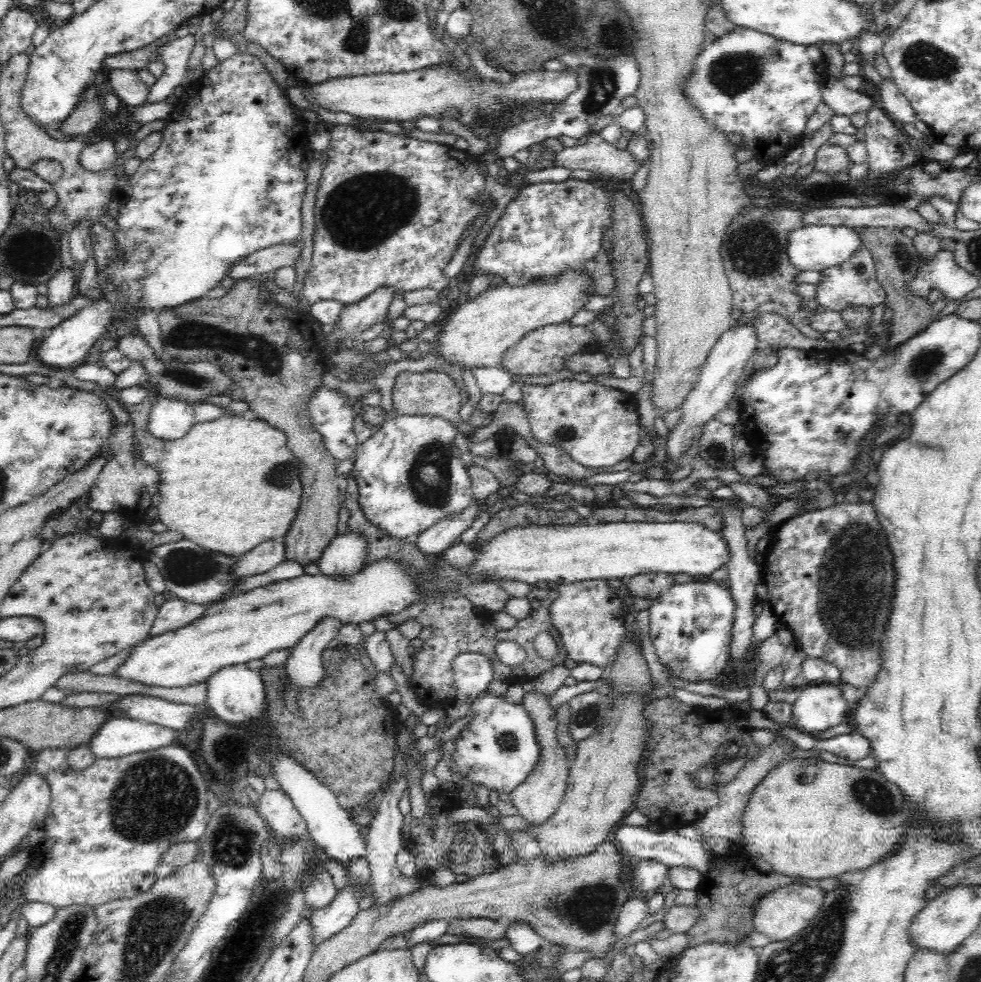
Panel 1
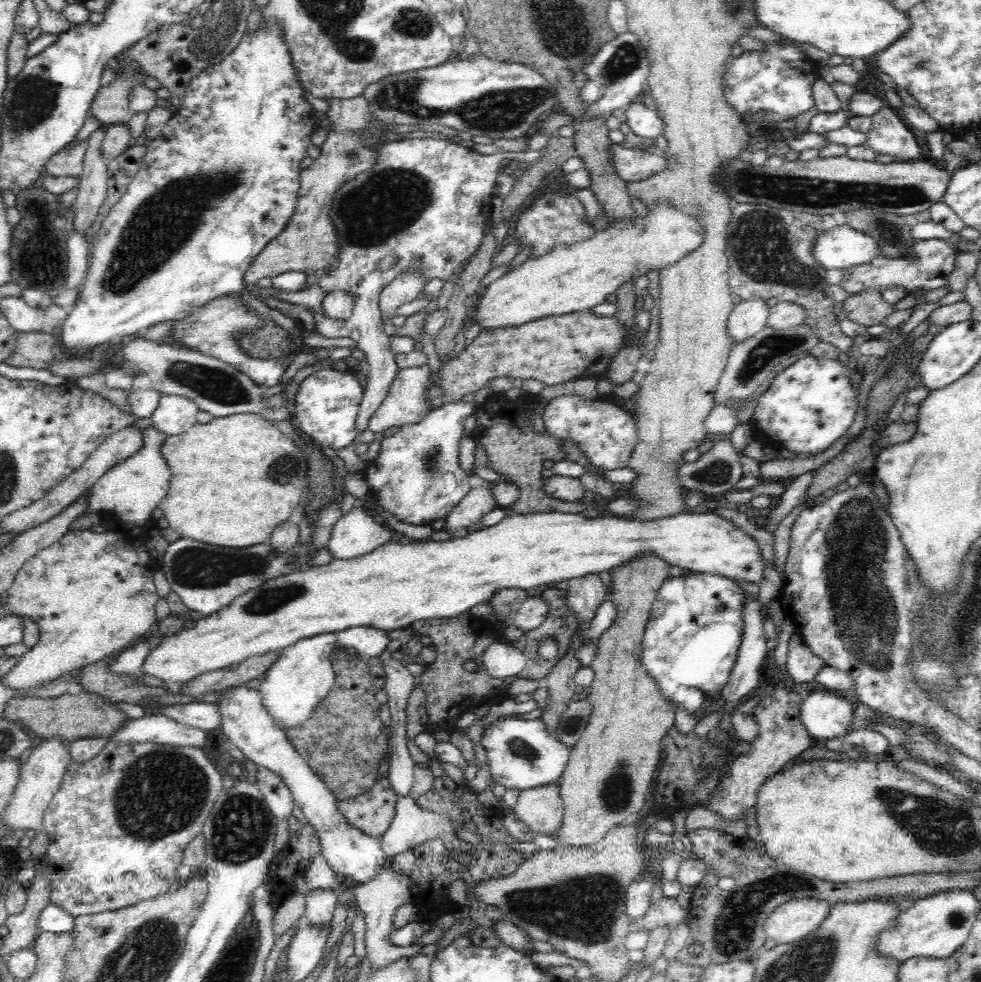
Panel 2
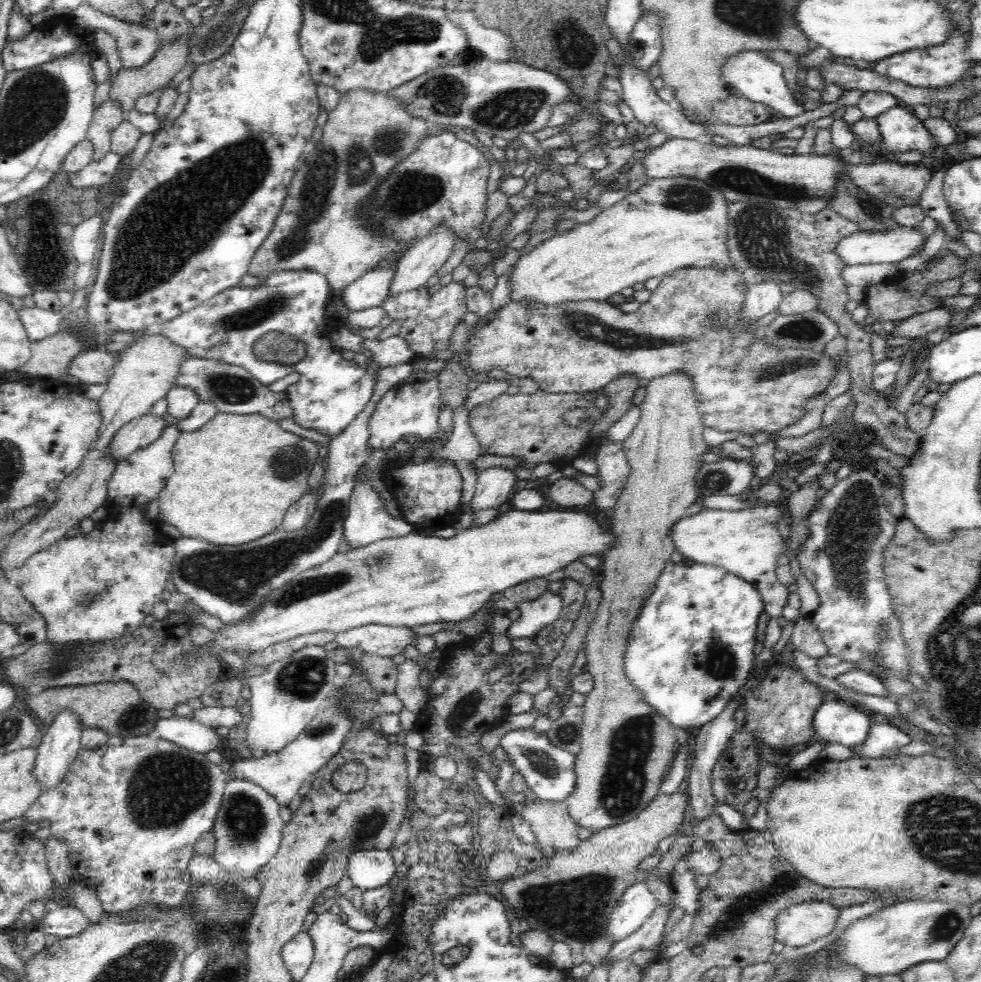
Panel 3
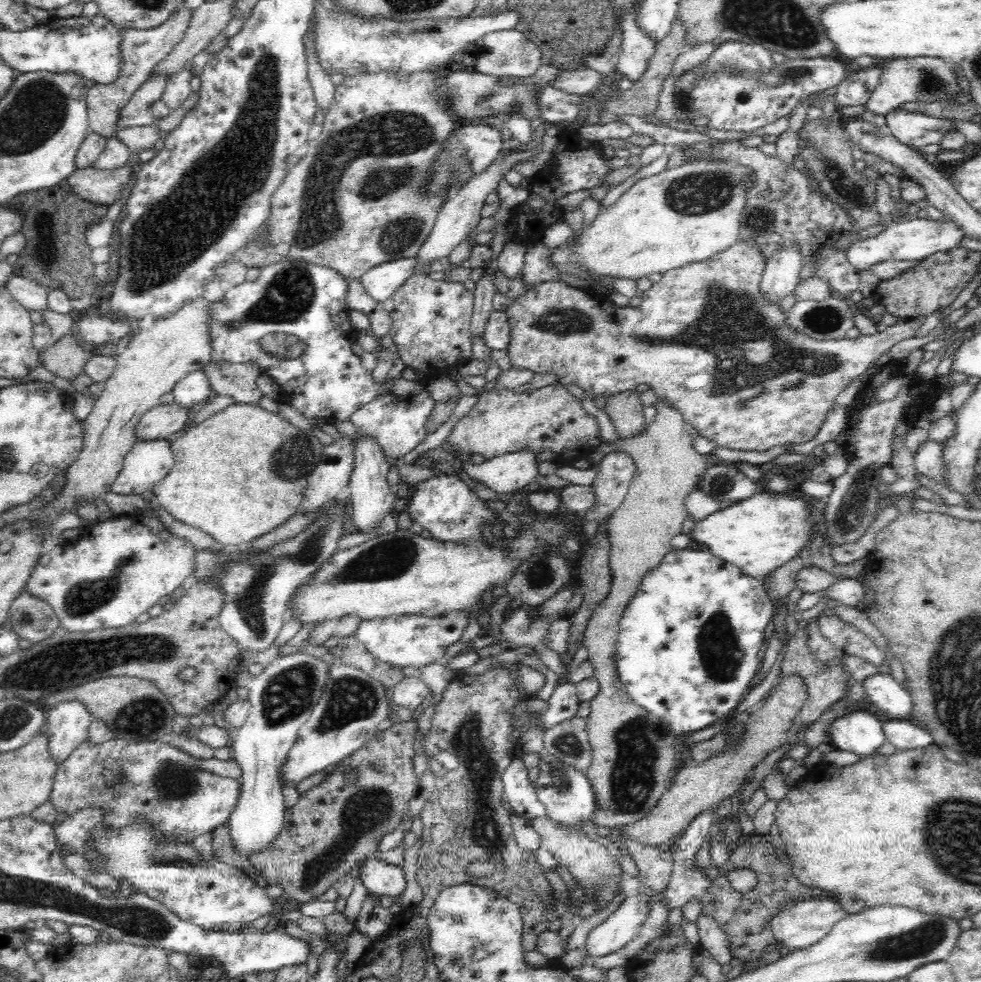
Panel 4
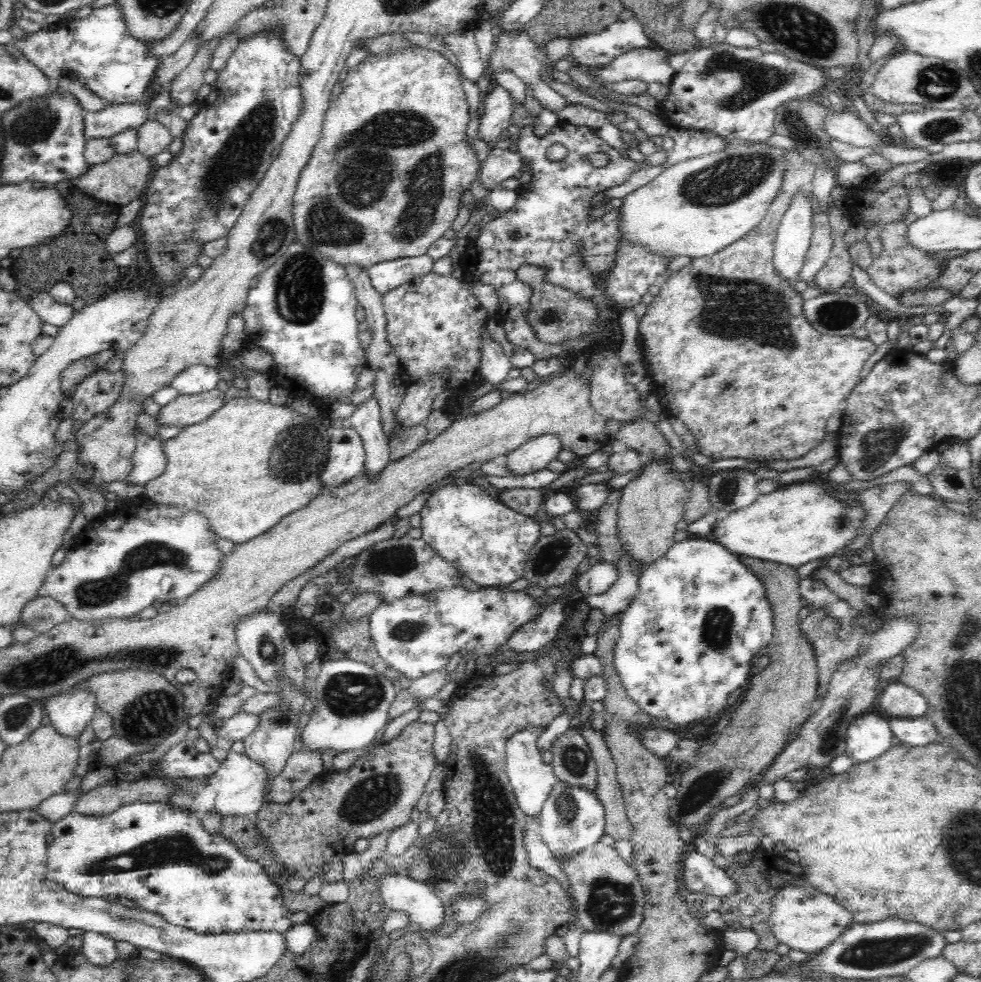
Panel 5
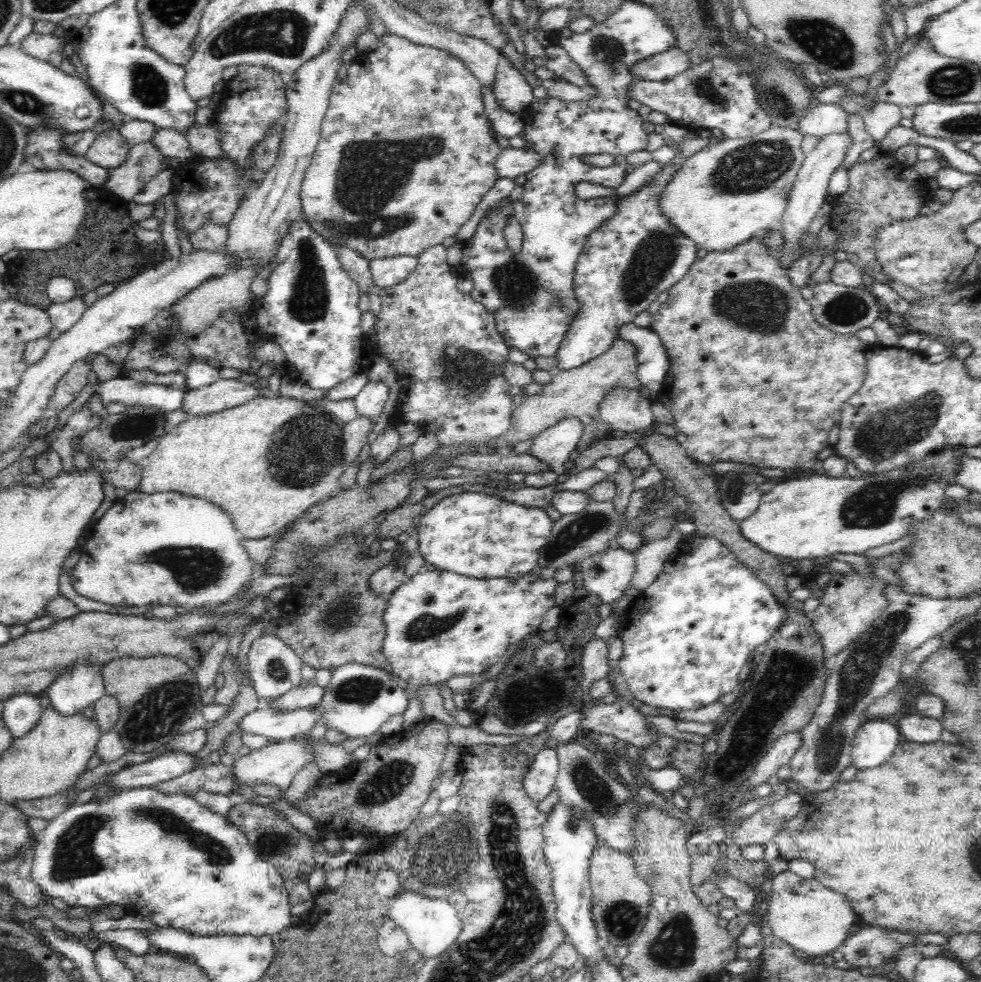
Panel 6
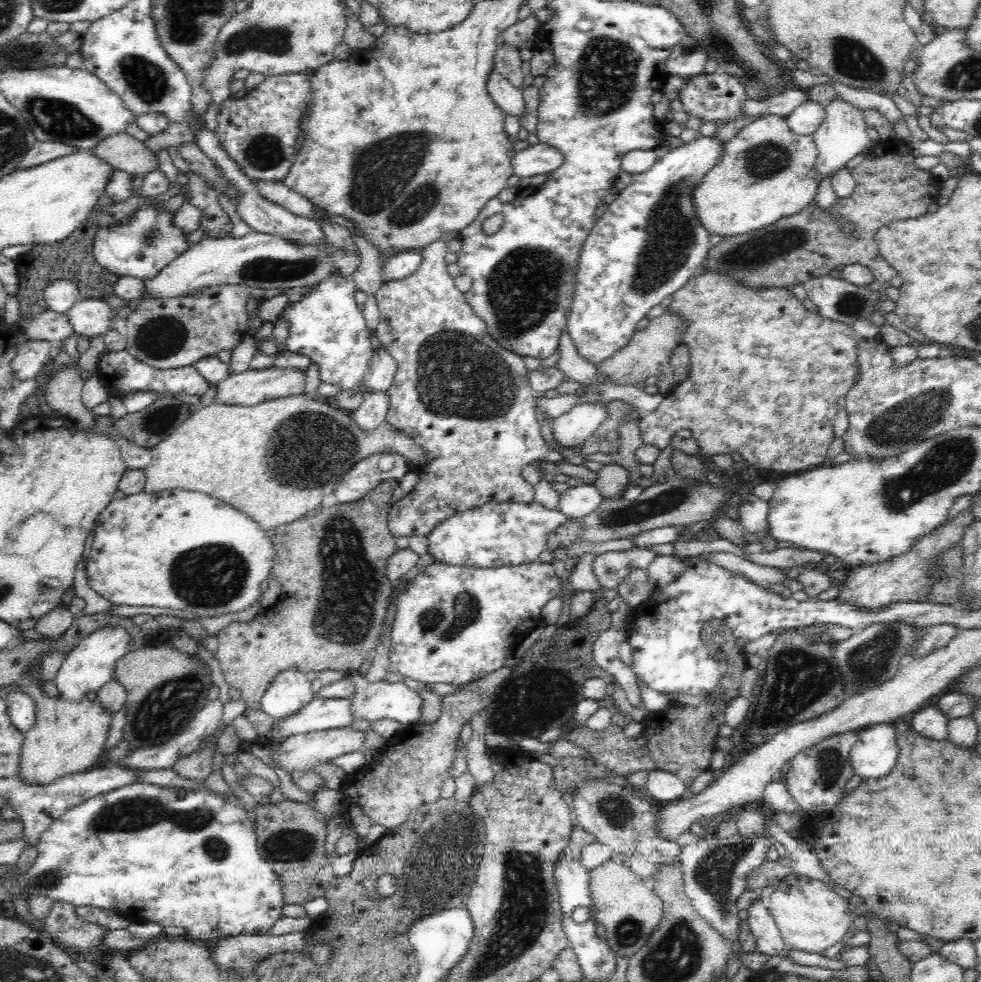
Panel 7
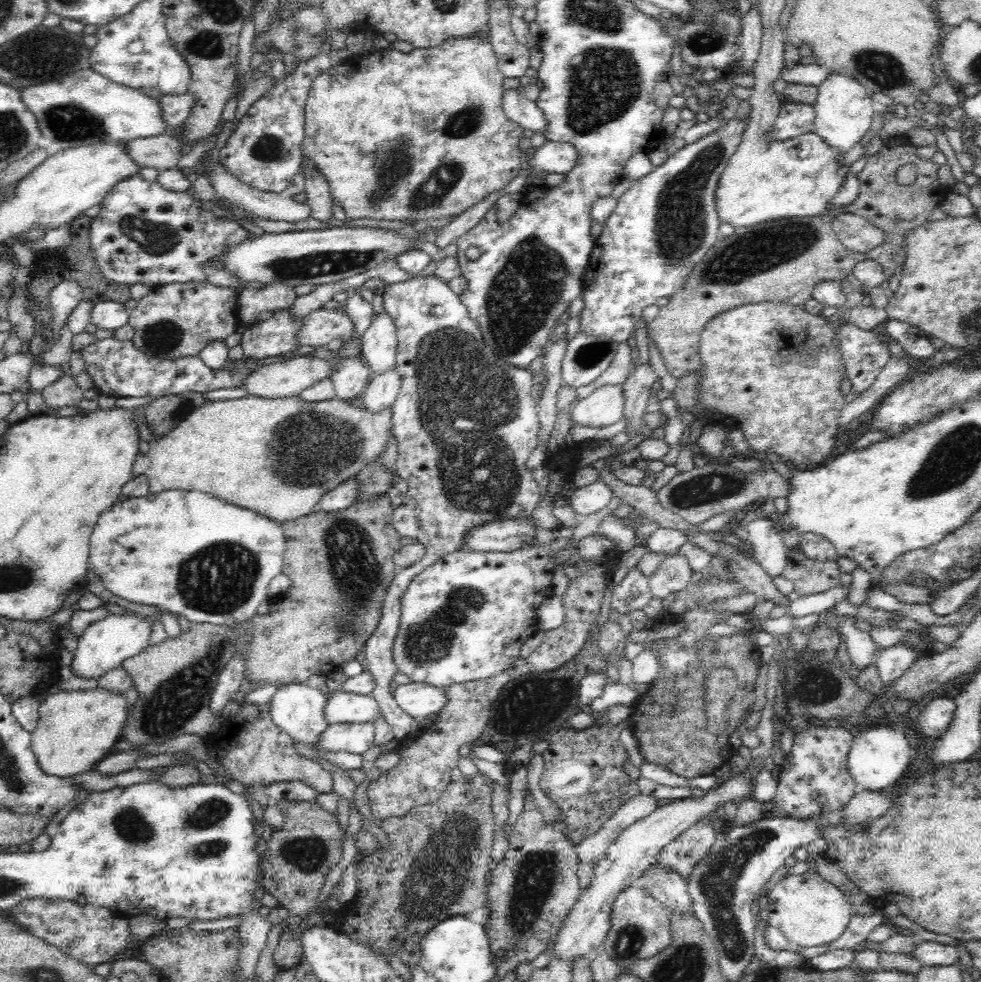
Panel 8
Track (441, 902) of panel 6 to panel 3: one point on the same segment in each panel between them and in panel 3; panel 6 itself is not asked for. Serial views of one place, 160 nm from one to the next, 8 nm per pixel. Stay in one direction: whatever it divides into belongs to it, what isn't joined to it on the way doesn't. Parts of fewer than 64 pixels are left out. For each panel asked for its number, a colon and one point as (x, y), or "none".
3: (368, 869)
4: (379, 877)
5: (399, 892)

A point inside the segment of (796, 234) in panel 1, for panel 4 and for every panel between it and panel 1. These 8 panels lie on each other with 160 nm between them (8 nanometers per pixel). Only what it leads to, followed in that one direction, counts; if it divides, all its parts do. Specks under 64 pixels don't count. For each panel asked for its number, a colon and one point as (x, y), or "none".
2: (841, 247)
3: (863, 247)
4: (913, 240)

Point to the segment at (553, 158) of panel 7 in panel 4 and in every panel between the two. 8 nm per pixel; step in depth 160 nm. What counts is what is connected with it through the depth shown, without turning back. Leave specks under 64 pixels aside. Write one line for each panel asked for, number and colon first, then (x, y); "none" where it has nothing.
4: (460, 214)
5: (500, 164)
6: (511, 162)

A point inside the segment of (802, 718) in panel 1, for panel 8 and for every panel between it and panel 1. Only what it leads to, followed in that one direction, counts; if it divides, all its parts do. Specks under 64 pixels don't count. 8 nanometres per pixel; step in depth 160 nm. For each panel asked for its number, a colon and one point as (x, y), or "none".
2: (825, 714)
3: (834, 721)
4: (860, 732)
5: (867, 737)
6: (875, 740)
7: (876, 750)
8: (878, 756)

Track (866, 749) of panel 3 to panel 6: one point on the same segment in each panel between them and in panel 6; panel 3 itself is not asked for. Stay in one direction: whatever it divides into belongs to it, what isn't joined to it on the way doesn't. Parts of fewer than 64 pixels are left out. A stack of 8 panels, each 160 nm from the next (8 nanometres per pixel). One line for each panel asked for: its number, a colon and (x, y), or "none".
4: (906, 735)
5: (914, 732)
6: (918, 728)

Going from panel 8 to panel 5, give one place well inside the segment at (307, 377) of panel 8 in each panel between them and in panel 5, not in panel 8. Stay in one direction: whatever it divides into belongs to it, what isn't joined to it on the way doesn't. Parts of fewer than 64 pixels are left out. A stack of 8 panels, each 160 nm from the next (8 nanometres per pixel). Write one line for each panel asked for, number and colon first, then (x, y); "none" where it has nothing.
5: (183, 411)
6: (223, 394)
7: (252, 387)

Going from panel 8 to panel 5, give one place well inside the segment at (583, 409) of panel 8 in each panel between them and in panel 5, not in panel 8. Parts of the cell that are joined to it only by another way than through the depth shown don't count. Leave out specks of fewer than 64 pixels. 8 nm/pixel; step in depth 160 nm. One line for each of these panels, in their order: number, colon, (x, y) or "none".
5: (532, 456)
6: (552, 446)
7: (571, 429)

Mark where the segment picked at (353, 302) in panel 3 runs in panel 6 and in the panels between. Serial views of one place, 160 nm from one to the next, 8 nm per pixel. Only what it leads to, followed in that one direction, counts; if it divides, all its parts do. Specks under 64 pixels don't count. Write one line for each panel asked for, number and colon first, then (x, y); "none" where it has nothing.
4: (380, 282)
5: (385, 276)
6: (386, 272)

